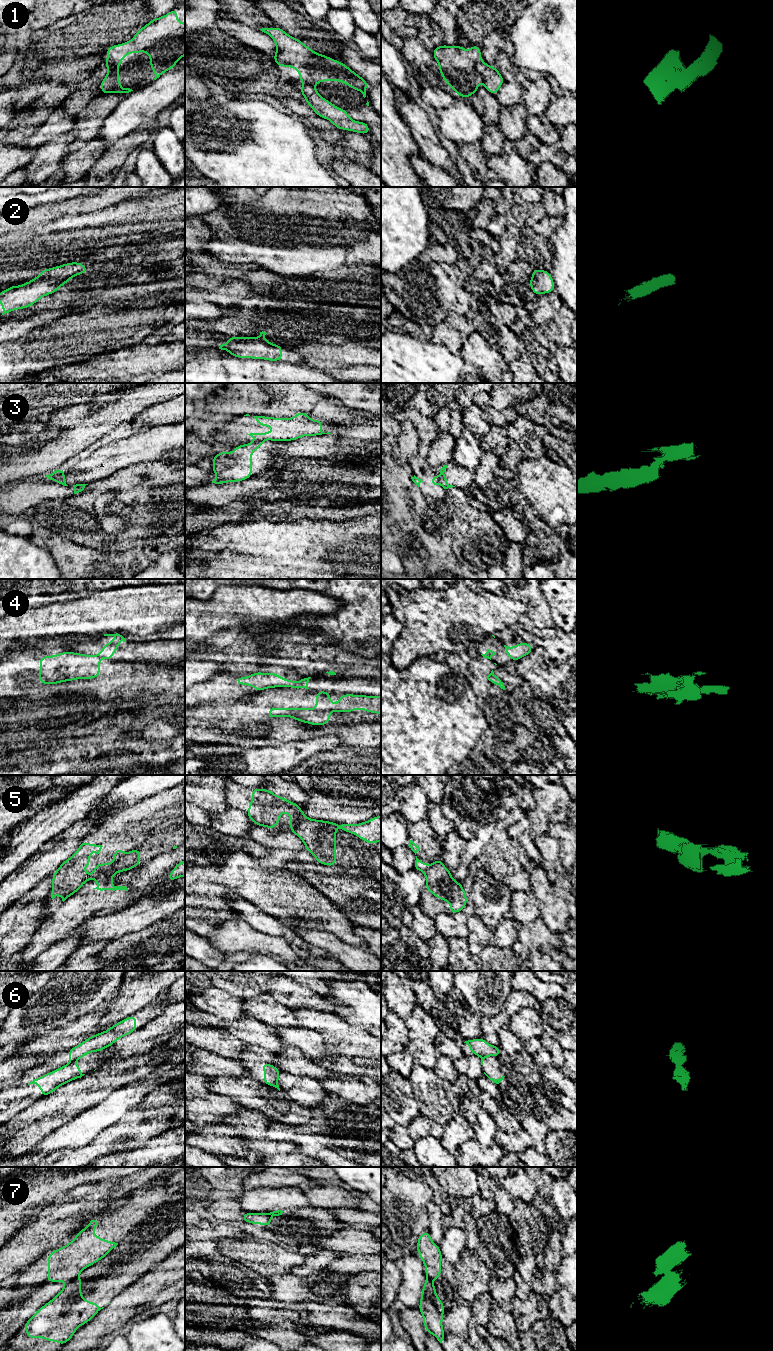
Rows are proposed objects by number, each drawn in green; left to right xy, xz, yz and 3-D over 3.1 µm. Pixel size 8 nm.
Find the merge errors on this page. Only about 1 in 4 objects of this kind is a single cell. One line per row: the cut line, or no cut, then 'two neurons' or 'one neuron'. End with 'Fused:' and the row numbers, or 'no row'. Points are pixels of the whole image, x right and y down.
1: yz (480, 59), (476, 65), (476, 71), (482, 80) | two neurons
2: no cut | one neuron
3: xz (256, 441), (261, 442) | two neurons
4: xy (92, 655), (100, 657) | two neurons
5: xy (123, 853), (109, 868), (102, 871), (96, 877) | two neurons
6: xy (84, 1054), (71, 1061) | two neurons
7: xy (75, 1277), (66, 1282) | two neurons
Fused: 1, 3, 4, 5, 6, 7

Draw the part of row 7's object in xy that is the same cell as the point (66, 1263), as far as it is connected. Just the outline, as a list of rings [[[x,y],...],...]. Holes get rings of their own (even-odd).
[[[92,1217],[89,1225],[80,1230],[70,1243],[51,1251],[47,1257],[49,1273],[46,1282],[74,1280],[84,1269],[103,1259],[118,1245],[93,1235],[98,1222],[96,1217]]]

